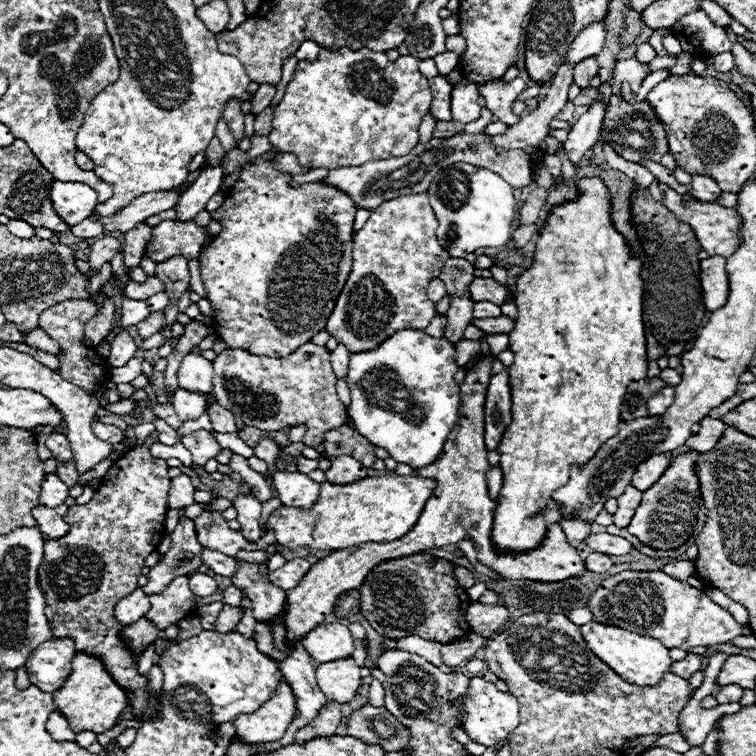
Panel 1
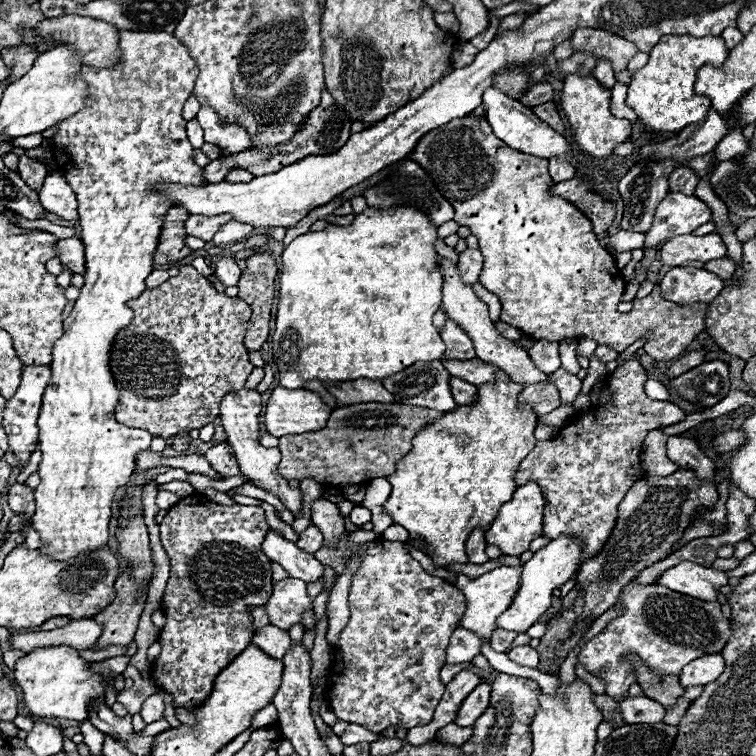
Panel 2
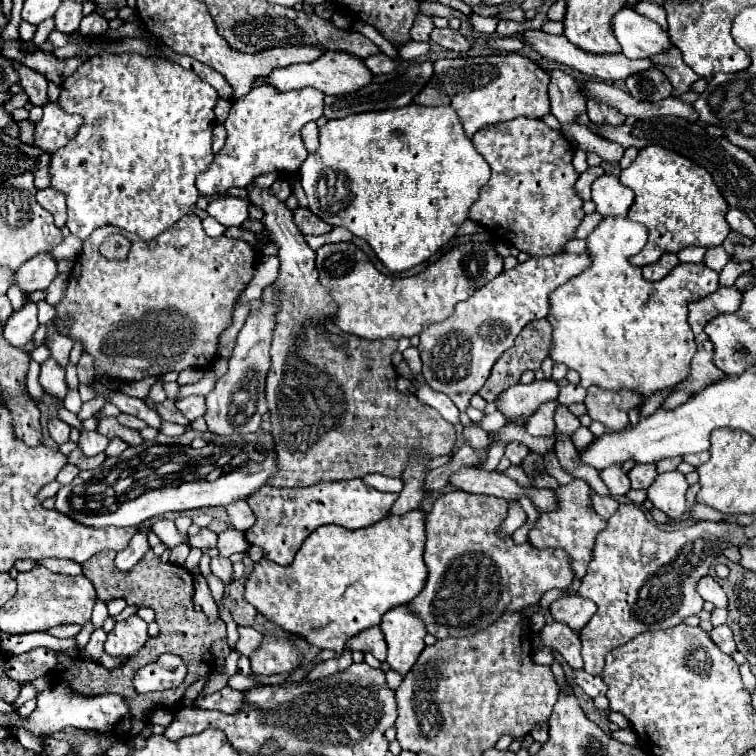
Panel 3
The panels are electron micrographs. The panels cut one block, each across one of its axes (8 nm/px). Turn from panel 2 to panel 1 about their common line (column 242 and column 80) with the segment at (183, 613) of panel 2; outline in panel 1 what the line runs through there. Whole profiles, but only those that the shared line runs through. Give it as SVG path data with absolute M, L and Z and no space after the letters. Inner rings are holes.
M154 430L142 446L132 448L120 460L116 460L88 504L68 508L64 520L68 522L70 532L60 540L44 542L42 566L48 570L40 570L40 586L46 594L46 616L54 626L54 636L72 636L76 640L78 652L82 650L102 658L106 670L122 688L126 688L128 700L134 706L134 714L140 718L146 712L144 720L150 720L156 710L160 710L160 698L148 700L148 680L146 676L138 674L138 662L124 648L118 636L122 624L114 620L112 612L120 598L136 590L144 558L154 552L160 540L166 536L164 518L168 512L166 498L170 488L170 468L166 460L152 458L150 454L150 446L158 442L158 436L160 434ZM72 552L80 552L82 556L66 556Z

